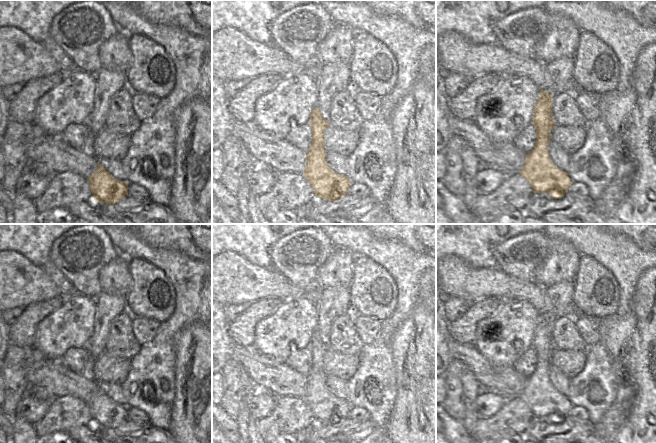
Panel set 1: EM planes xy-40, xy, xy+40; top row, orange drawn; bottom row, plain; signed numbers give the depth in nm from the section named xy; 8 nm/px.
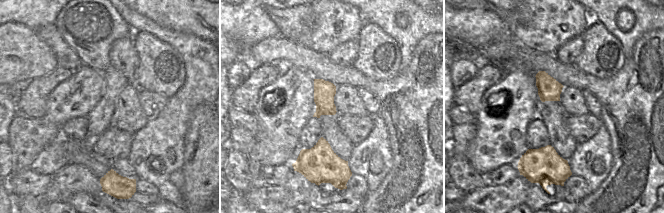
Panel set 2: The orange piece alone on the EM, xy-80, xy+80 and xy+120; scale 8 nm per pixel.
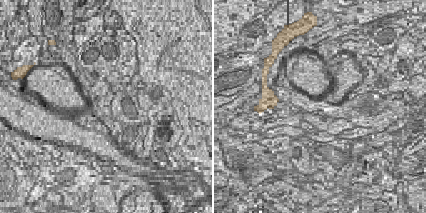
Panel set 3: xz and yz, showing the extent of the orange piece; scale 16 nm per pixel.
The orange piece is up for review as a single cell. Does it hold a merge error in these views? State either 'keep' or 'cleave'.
keep

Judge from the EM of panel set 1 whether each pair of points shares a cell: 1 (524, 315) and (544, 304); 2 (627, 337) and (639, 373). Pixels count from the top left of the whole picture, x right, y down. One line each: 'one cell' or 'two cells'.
1: two cells
2: one cell

